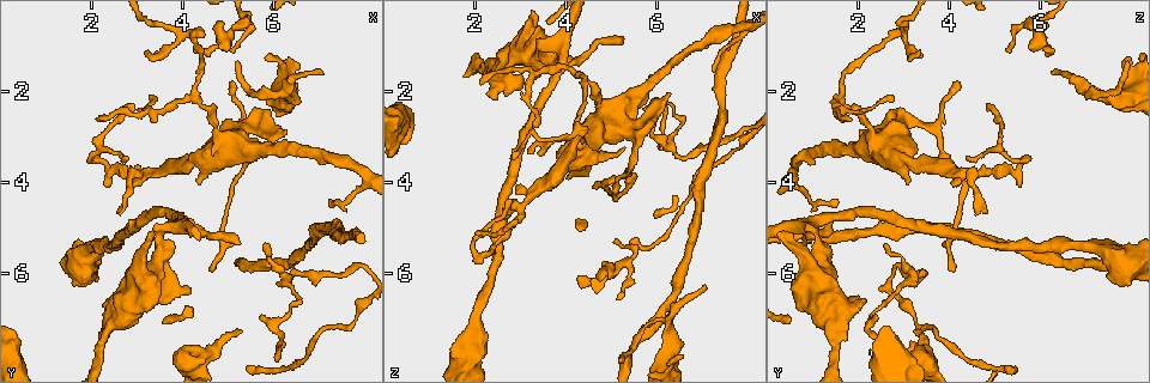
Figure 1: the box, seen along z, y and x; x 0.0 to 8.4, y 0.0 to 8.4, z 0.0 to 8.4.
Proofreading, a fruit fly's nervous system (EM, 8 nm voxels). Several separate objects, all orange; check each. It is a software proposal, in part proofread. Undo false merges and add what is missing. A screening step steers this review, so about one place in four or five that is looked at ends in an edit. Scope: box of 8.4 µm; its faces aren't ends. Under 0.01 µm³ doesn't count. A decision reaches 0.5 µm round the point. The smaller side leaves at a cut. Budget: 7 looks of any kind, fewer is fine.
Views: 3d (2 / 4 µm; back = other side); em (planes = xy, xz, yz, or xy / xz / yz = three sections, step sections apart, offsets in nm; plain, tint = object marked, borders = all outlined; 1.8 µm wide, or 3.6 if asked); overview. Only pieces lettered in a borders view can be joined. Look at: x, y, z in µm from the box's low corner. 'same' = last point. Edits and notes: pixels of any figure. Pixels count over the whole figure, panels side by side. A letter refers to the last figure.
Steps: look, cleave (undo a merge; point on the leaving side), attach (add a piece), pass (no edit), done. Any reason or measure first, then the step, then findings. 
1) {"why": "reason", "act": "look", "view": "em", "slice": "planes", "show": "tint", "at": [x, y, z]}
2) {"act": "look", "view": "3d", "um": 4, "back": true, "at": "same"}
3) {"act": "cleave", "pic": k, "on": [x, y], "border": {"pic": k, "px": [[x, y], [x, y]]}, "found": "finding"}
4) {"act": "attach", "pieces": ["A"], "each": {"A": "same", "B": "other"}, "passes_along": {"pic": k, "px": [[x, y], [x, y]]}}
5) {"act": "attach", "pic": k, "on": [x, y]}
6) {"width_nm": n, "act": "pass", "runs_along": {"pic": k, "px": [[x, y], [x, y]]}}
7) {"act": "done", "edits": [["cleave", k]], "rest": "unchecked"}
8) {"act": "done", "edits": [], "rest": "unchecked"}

{"why": "narrows sharply", "act": "look", "view": "3d", "um": 2, "at": [4.10, 0.70, 3.05]}

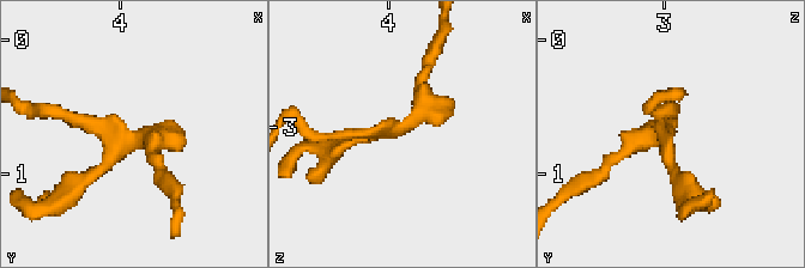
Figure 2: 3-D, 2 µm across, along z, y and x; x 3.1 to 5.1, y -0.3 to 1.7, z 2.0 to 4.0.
{"act": "look", "view": "em", "slice": "planes", "show": "plain", "at": [4.06, 0.74, 2.98]}

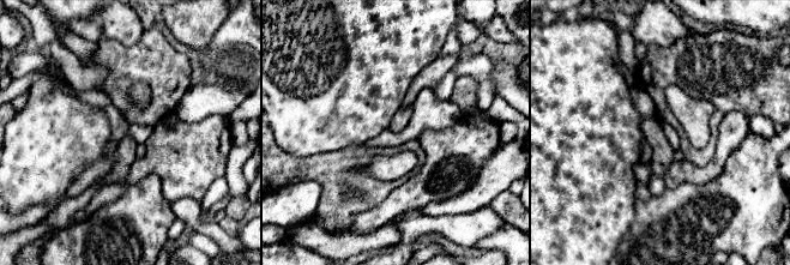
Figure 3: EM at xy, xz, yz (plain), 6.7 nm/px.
{"why": "see the neighbours", "act": "look", "view": "em", "slice": "planes", "show": "borders", "at": "same"}

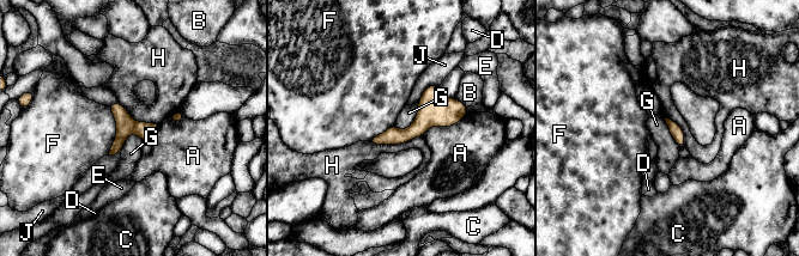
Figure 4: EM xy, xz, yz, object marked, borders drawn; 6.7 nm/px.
{"width_nm": 90, "act": "pass", "each": {"A": "other", "B": "other", "C": "other", "D": "other", "E": "other", "F": "other", "G": "other", "H": "other", "J": "other"}, "border": {"pic": 4, "px": [[418, 103], [415, 120], [397, 128]]}, "found": "all the same neuron"}

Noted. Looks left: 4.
{"why": "tapers out", "act": "look", "view": "3d", "um": 2, "back": true, "at": [7.10, 1.55, 6.20]}

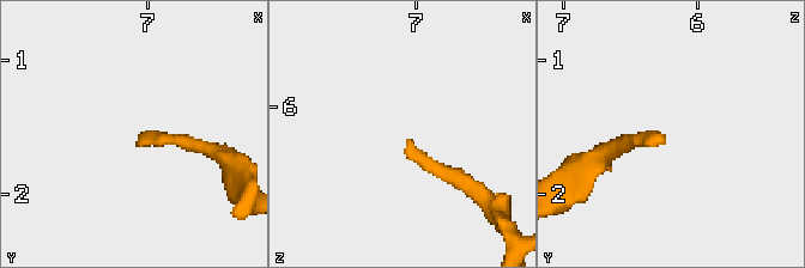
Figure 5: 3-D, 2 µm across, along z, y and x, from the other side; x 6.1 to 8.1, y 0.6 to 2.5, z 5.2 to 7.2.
{"act": "look", "view": "em", "slice": "xy", "step": 8, "show": "borders", "at": [7.08, 1.58, 6.28]}

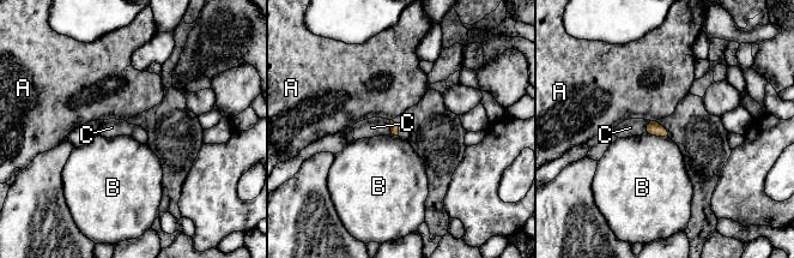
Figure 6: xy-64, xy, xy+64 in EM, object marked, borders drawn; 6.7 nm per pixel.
{"why": "another direction", "act": "look", "view": "em", "slice": "planes", "show": "borders", "at": "same"}

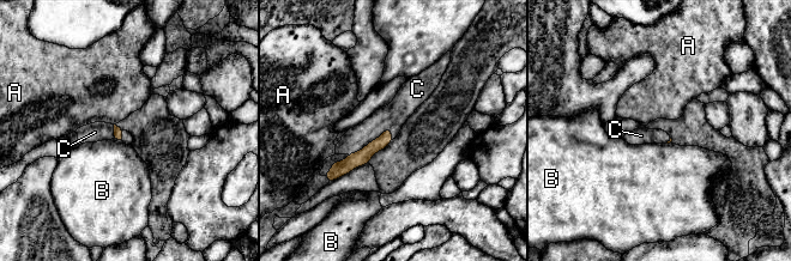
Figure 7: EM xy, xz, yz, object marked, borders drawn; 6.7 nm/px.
{"act": "attach", "pieces": ["C"], "each": {"A": "other", "B": "other", "C": "same"}, "passes_along": {"pic": 7, "px": [[362, 157], [369, 143], [394, 115]]}, "found": "the neuron continues"}

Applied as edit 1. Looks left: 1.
{"act": "done", "edits": [["attach", 7]], "rest": "unchecked"}

